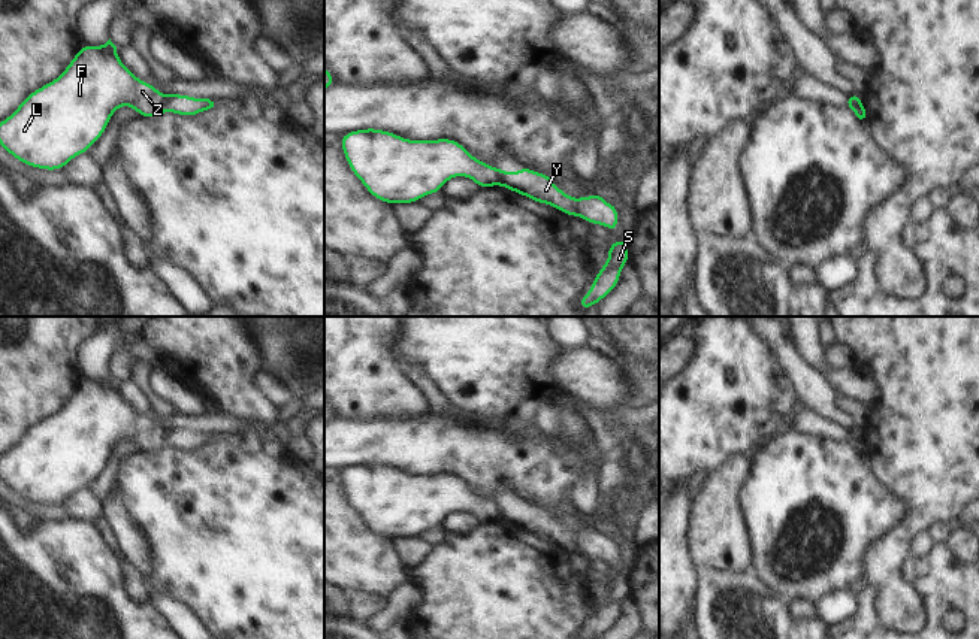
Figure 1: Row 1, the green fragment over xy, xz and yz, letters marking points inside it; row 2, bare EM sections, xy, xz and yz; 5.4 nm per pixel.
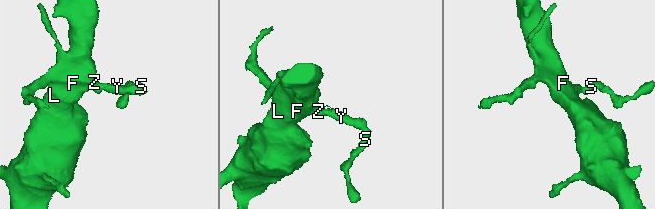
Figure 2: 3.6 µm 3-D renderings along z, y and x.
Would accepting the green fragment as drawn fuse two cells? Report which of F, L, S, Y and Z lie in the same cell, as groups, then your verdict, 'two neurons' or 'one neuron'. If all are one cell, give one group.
F L Z / S Y | two neurons

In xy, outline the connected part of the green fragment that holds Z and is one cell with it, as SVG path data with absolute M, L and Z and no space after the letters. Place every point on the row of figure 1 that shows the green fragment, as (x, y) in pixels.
M111 39L102 46L84 45L57 79L30 93L16 110L0 122L0 145L30 167L61 170L73 157L85 154L99 140L120 106L132 106L142 118L157 118L166 110L164 94L149 82L138 79L121 63Z

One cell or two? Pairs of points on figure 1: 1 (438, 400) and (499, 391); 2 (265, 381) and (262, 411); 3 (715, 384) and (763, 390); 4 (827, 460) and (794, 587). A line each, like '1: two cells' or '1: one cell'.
1: two cells
2: two cells
3: one cell
4: one cell

